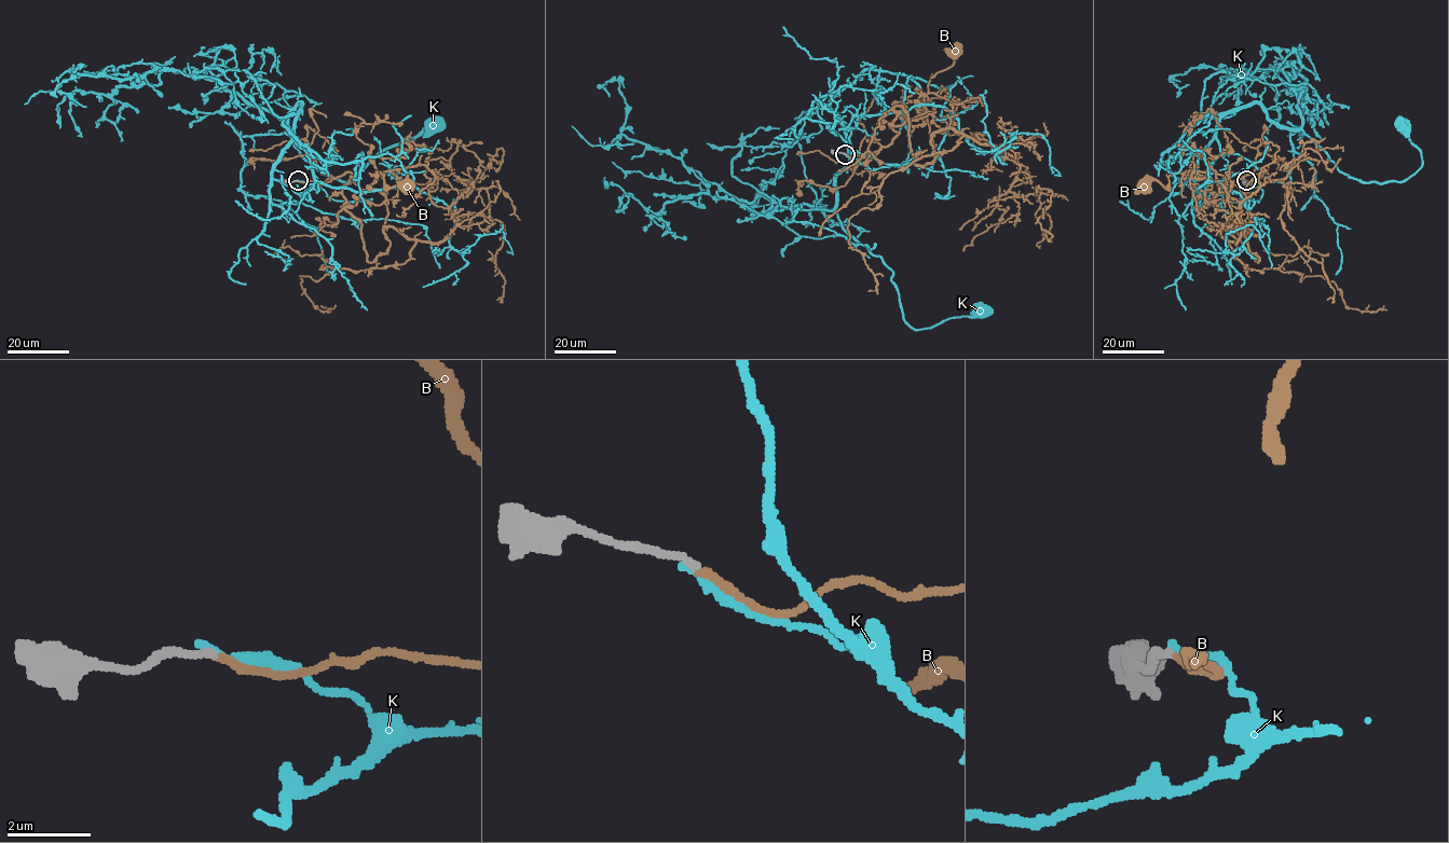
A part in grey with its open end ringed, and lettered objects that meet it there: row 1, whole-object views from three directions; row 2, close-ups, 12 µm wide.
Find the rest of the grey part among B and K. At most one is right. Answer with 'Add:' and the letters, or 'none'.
Add: B

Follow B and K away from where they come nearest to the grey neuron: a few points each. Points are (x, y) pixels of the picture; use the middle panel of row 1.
B: (846, 154), (887, 147), (899, 133), (893, 122), (919, 125), (930, 77), (953, 64), (953, 54)
K: (845, 153), (857, 160), (862, 115), (843, 124), (834, 210), (892, 272), (902, 317), (928, 328), (980, 309)

